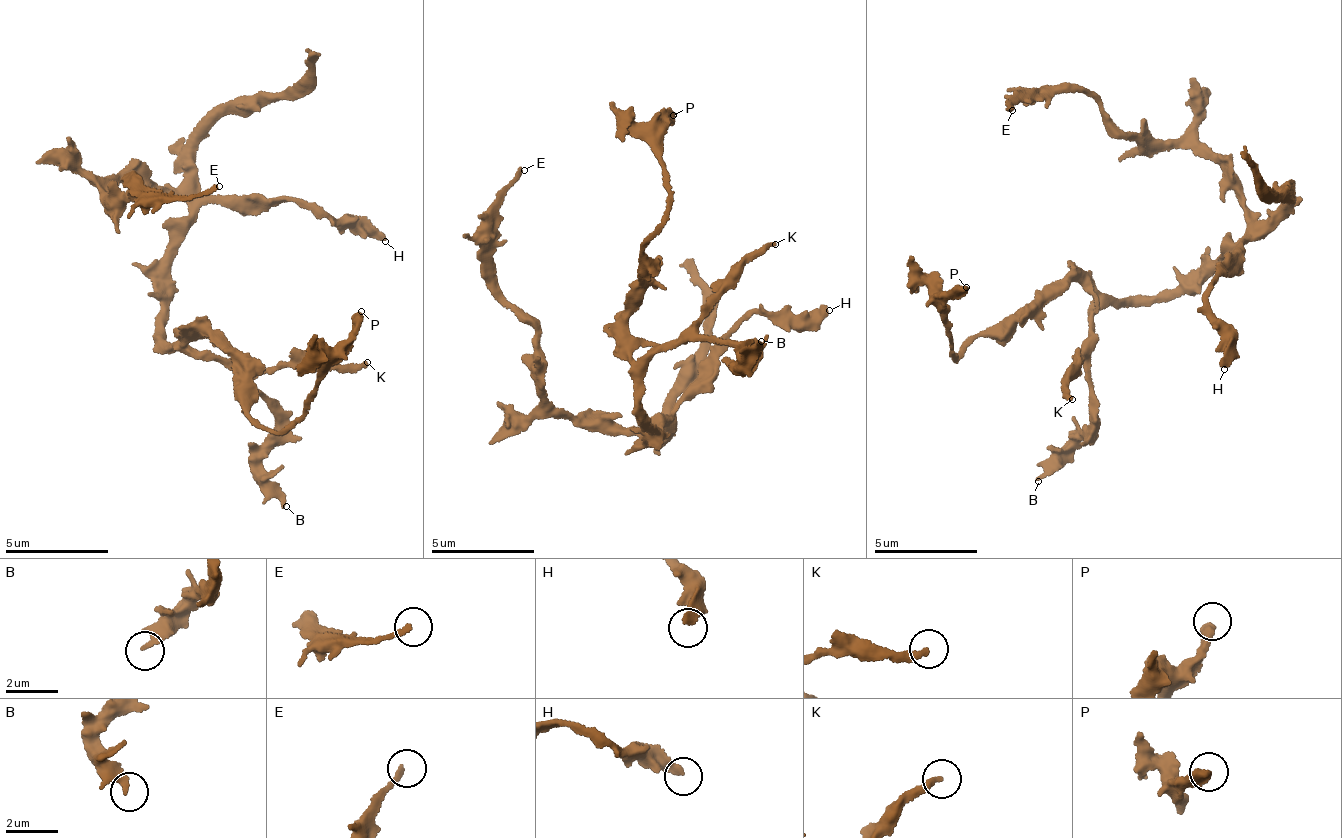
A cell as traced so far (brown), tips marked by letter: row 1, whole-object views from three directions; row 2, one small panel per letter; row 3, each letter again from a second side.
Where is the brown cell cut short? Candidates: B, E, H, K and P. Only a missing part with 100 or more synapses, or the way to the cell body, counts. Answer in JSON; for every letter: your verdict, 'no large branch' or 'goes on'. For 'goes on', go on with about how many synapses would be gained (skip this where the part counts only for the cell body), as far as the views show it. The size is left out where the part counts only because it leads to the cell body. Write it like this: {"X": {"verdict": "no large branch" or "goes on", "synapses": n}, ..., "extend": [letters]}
{"B": {"verdict": "no large branch"}, "E": {"verdict": "no large branch"}, "H": {"verdict": "no large branch"}, "K": {"verdict": "no large branch"}, "P": {"verdict": "no large branch"}, "extend": []}

